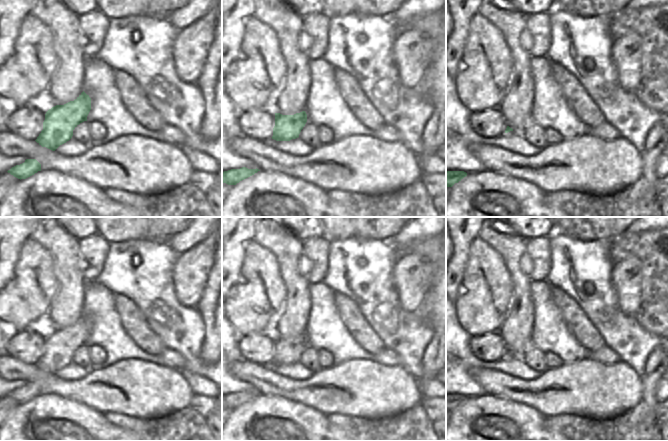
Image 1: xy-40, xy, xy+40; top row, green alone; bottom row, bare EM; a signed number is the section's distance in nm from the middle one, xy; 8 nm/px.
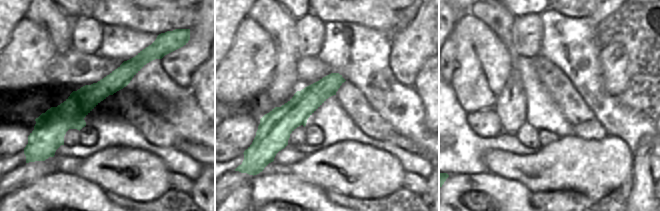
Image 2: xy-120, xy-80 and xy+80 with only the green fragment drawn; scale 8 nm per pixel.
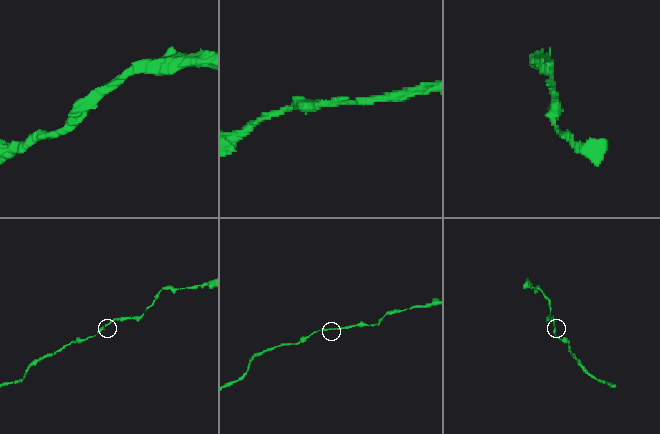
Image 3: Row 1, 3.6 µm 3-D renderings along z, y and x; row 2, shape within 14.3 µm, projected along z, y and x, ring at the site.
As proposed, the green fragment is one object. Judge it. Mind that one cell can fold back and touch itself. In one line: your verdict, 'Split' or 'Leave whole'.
Split

